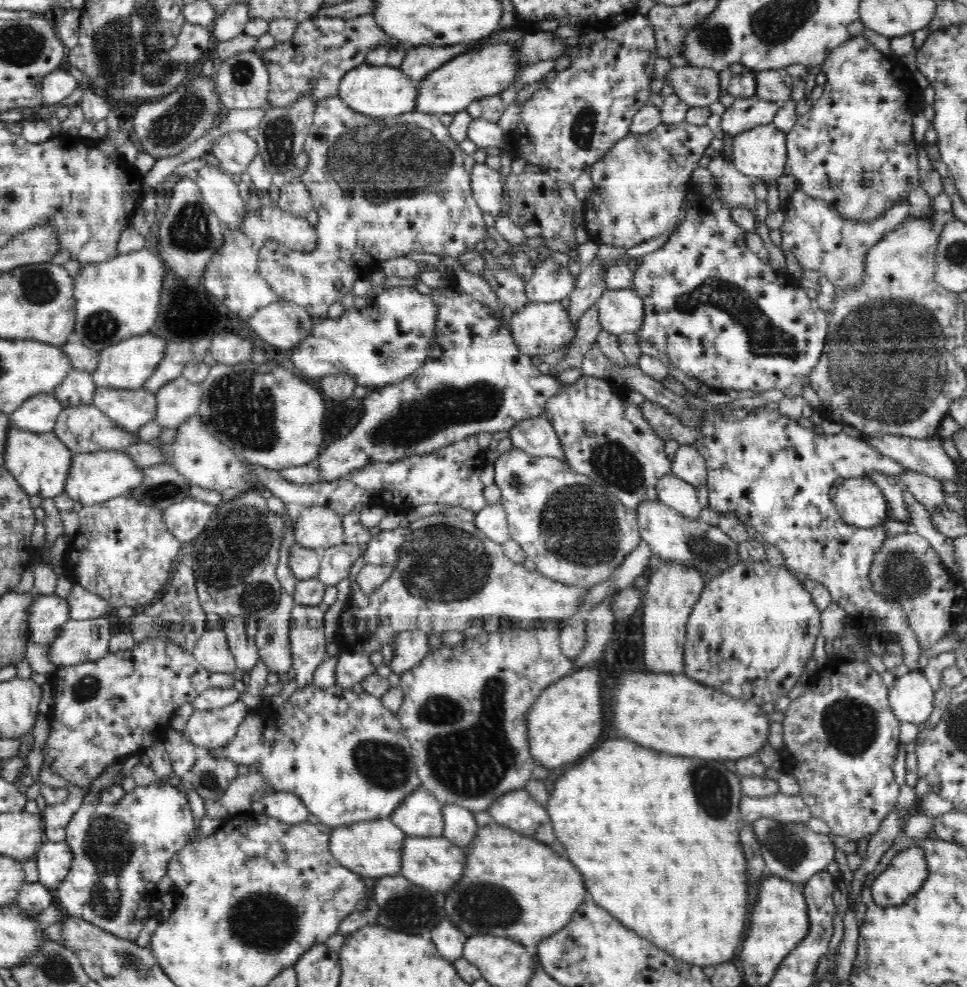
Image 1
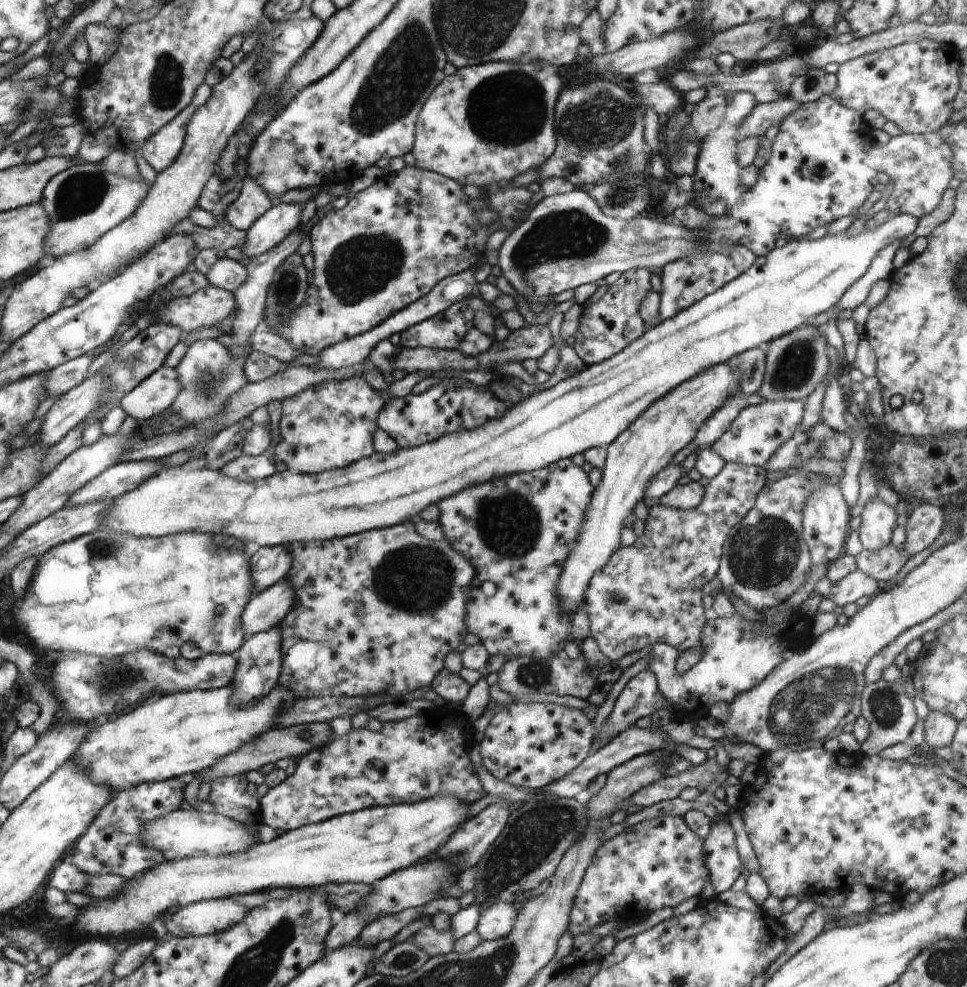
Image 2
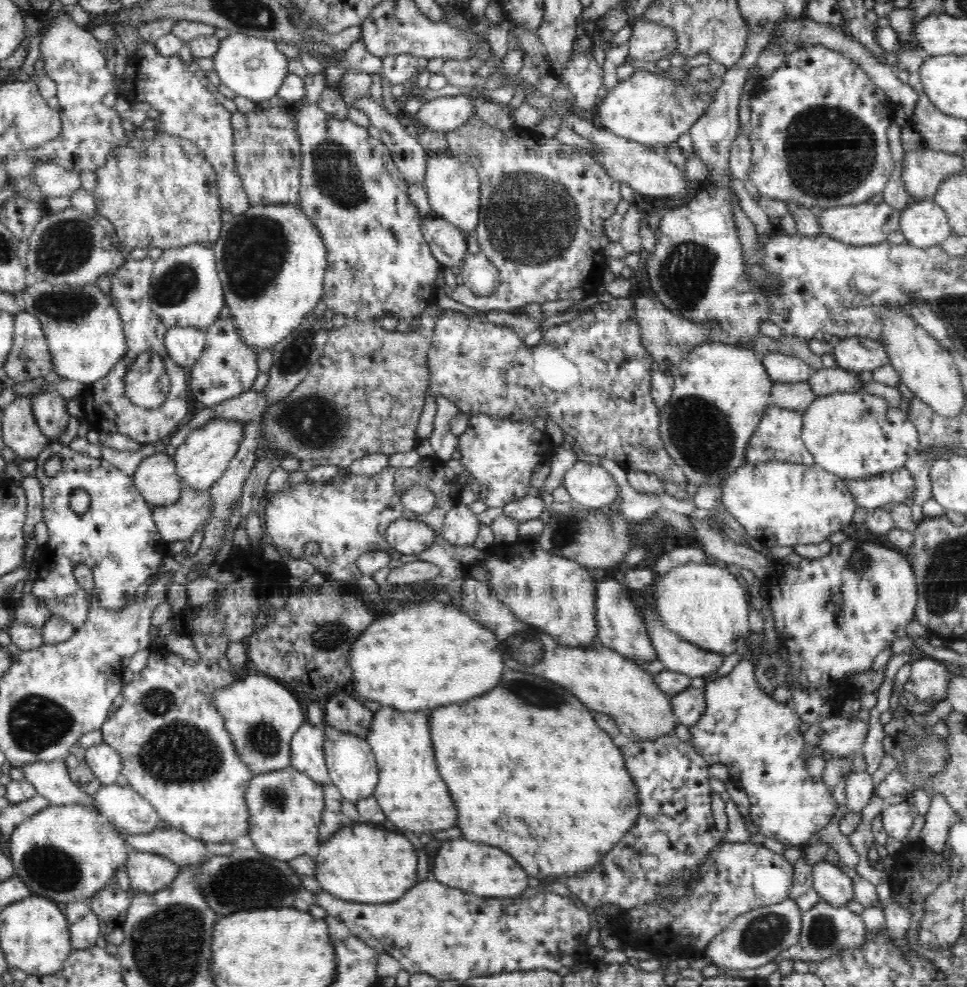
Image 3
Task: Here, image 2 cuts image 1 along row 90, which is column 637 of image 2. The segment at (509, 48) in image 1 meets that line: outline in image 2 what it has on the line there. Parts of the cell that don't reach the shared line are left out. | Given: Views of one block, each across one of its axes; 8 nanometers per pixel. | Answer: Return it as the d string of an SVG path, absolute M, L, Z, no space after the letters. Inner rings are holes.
M720 363L707 368L690 380L673 388L666 396L654 401L621 435L618 435L618 438L612 444L609 444L605 465L600 472L600 484L592 493L581 531L567 556L566 562L563 564L558 579L559 607L563 608L563 613L570 616L574 614L577 606L585 600L592 575L600 571L608 562L610 556L614 554L614 551L621 546L620 530L625 526L624 519L633 512L636 504L644 499L645 488L649 480L660 474L661 470L672 460L672 457L690 444L702 424L711 418L714 411L725 405L726 401L740 388L739 378L728 363Z

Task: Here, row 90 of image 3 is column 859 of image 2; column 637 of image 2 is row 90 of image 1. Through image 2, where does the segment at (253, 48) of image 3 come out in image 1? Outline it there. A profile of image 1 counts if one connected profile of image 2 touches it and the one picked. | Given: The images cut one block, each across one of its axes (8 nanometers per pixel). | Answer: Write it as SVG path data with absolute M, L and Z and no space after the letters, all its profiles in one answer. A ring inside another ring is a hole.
M365 63L342 76L338 96L356 112L386 118L388 116L398 116L404 114L404 112L416 111L418 84L419 81L410 79L398 67L376 66Z

